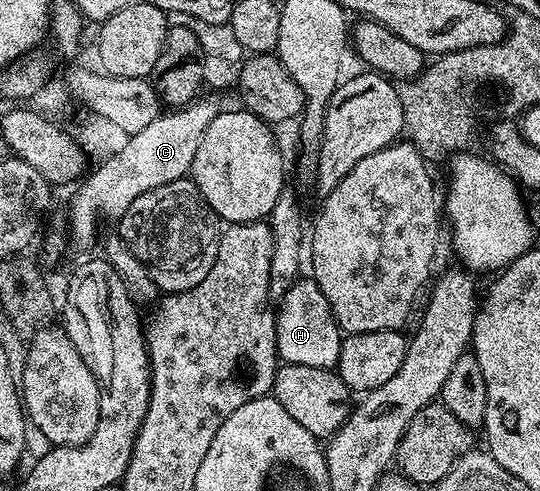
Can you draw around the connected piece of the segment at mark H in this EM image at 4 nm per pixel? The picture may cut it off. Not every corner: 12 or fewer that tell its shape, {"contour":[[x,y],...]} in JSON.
{"contour":[[314,279],[275,312],[283,364],[334,369],[343,336]]}

